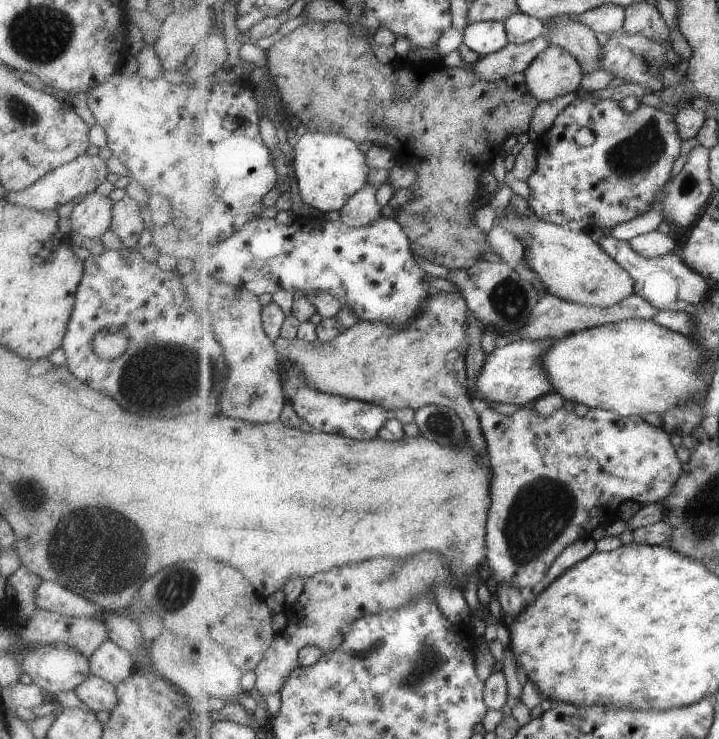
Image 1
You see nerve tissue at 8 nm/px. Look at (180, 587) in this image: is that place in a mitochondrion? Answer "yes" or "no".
yes

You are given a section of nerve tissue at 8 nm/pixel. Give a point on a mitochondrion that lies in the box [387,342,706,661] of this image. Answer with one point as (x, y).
(531, 524)

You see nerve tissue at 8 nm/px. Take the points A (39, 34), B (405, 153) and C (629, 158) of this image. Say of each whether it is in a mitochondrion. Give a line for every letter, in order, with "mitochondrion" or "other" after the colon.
A: mitochondrion
B: other
C: mitochondrion

